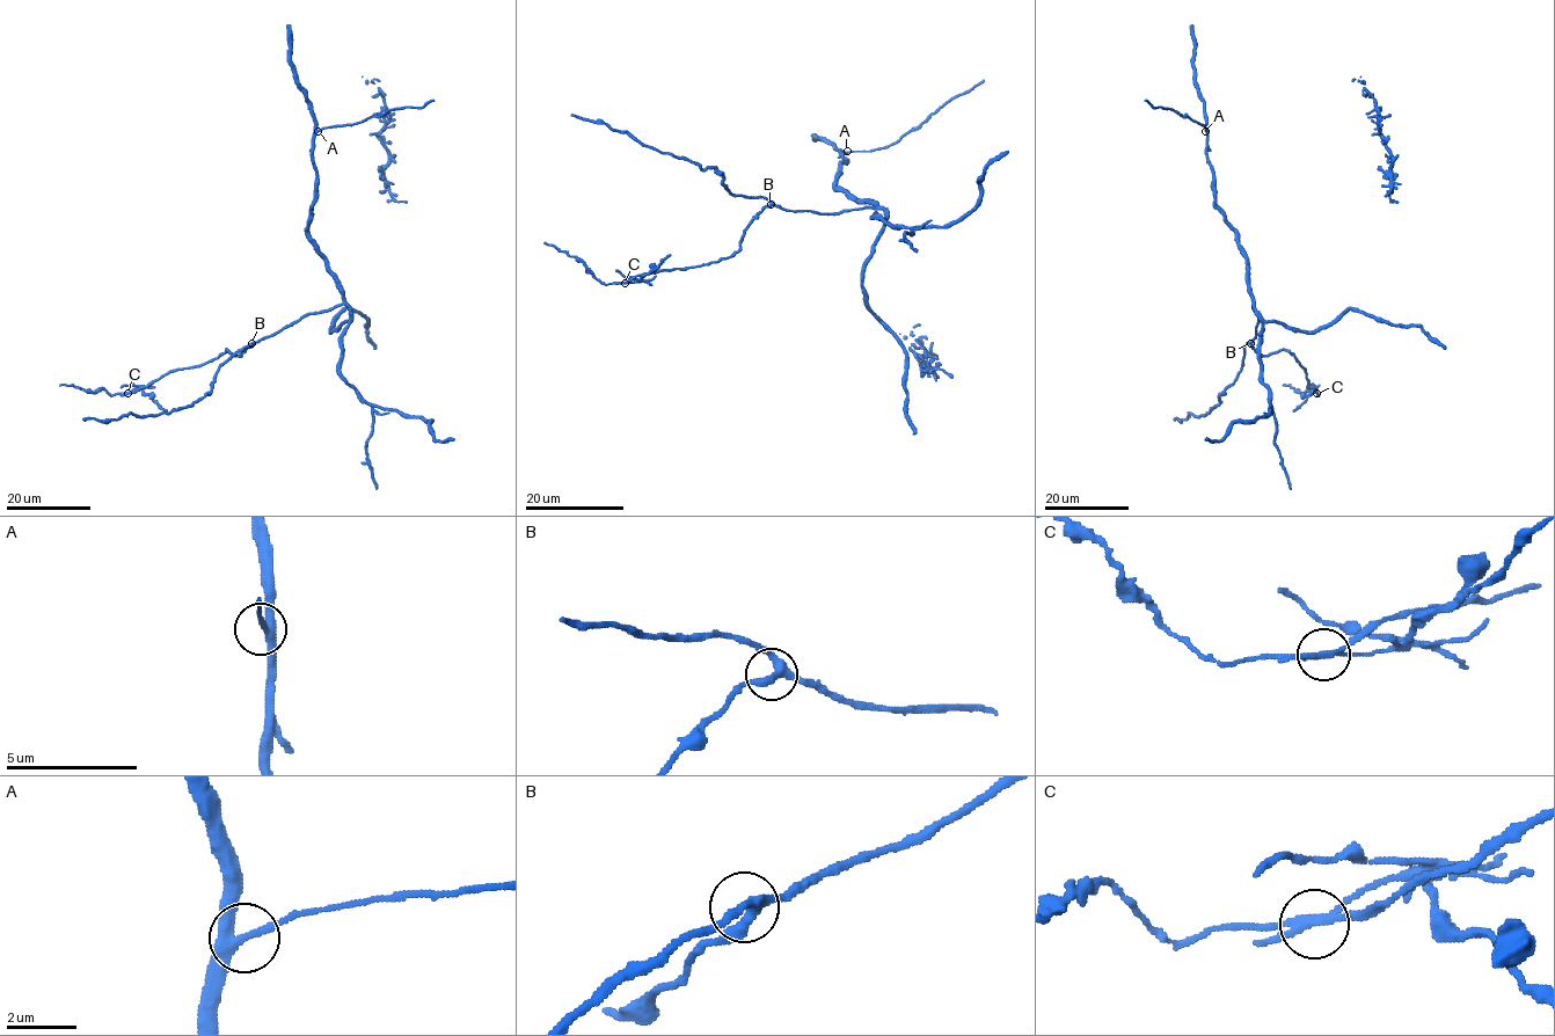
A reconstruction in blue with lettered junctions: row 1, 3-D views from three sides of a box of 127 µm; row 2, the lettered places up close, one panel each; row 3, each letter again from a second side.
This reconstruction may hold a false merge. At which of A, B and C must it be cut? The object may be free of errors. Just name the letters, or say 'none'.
C

